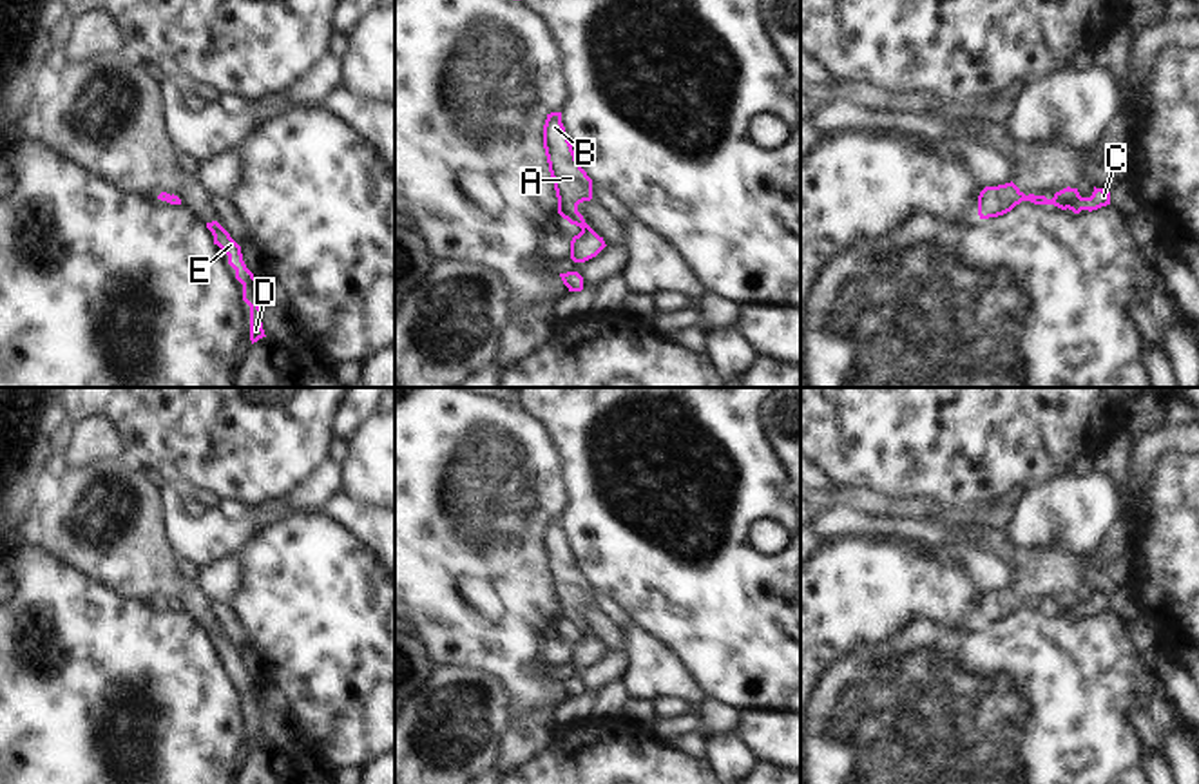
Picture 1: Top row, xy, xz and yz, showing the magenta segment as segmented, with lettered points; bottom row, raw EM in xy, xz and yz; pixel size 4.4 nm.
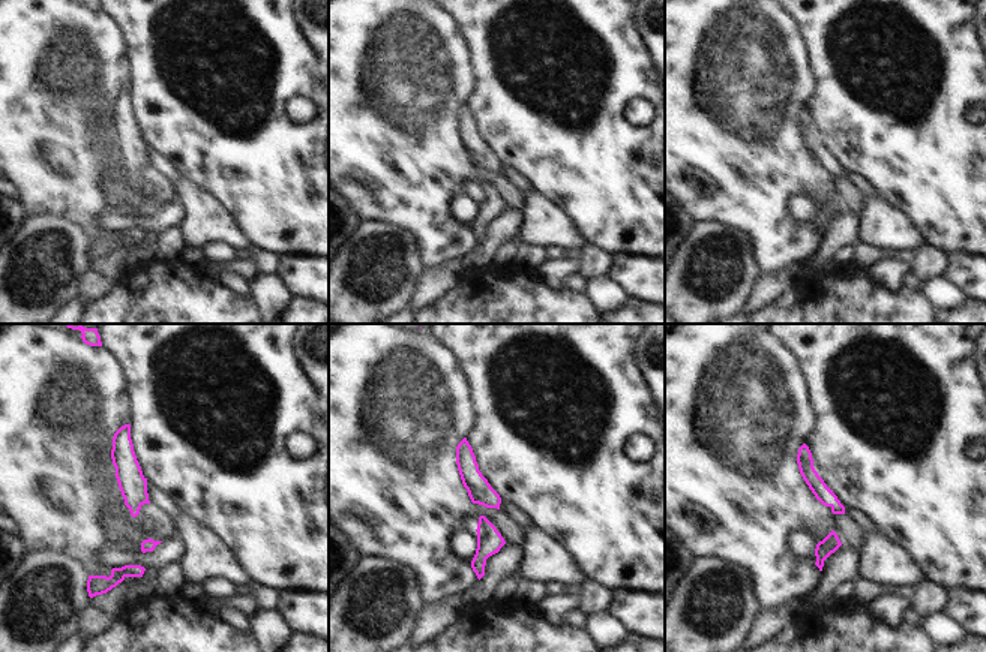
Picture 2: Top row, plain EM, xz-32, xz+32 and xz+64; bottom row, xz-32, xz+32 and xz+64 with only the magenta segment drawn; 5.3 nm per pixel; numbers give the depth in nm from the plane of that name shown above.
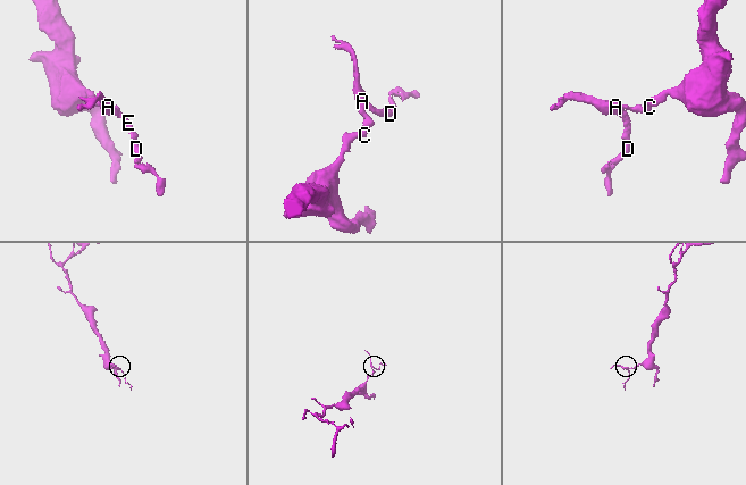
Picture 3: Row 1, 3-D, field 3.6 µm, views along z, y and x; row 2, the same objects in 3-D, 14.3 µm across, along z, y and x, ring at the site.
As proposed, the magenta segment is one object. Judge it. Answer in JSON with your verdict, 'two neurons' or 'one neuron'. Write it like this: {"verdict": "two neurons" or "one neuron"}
{"verdict": "one neuron"}

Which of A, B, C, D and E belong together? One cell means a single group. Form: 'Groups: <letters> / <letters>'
Groups: A B C D E.

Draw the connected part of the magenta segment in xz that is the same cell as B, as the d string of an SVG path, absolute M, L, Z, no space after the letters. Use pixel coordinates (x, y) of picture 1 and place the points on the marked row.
M561 112L547 114L543 125L543 148L558 197L558 214L581 228L571 241L571 259L585 263L607 244L578 212L578 205L592 199L592 179L581 168L561 123Z

